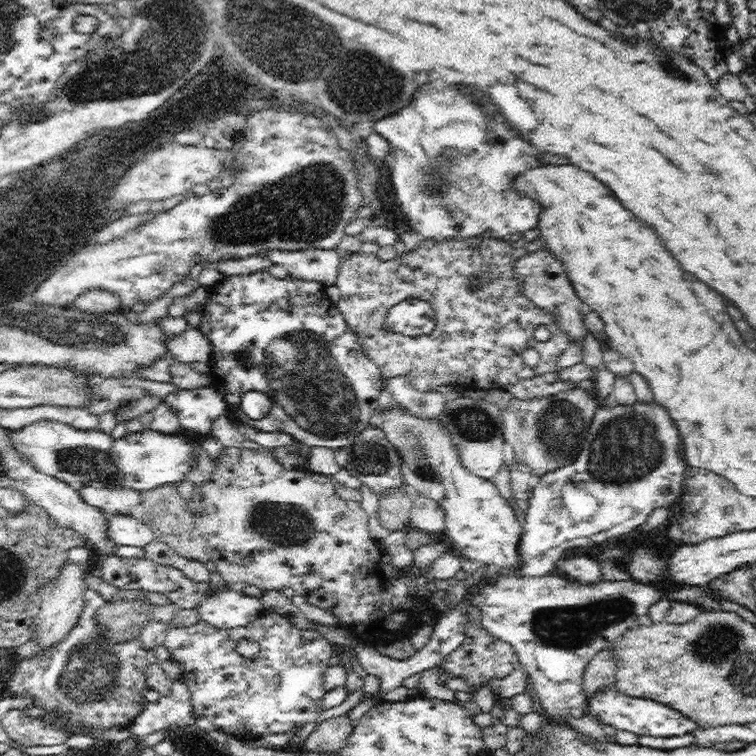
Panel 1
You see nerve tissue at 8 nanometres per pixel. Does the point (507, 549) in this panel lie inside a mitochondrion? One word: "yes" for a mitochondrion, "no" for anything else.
no

